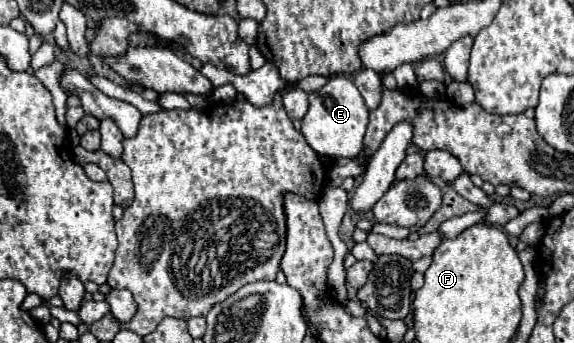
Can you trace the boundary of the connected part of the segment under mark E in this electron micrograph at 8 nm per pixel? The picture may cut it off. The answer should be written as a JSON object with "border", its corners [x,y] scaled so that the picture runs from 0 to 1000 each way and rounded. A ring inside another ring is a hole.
{"border":[[[577,222],[559,262],[538,274],[538,321],[524,350],[524,391],[552,449],[577,461],[618,461],[632,426],[639,332],[643,321],[615,233],[605,222]]]}

